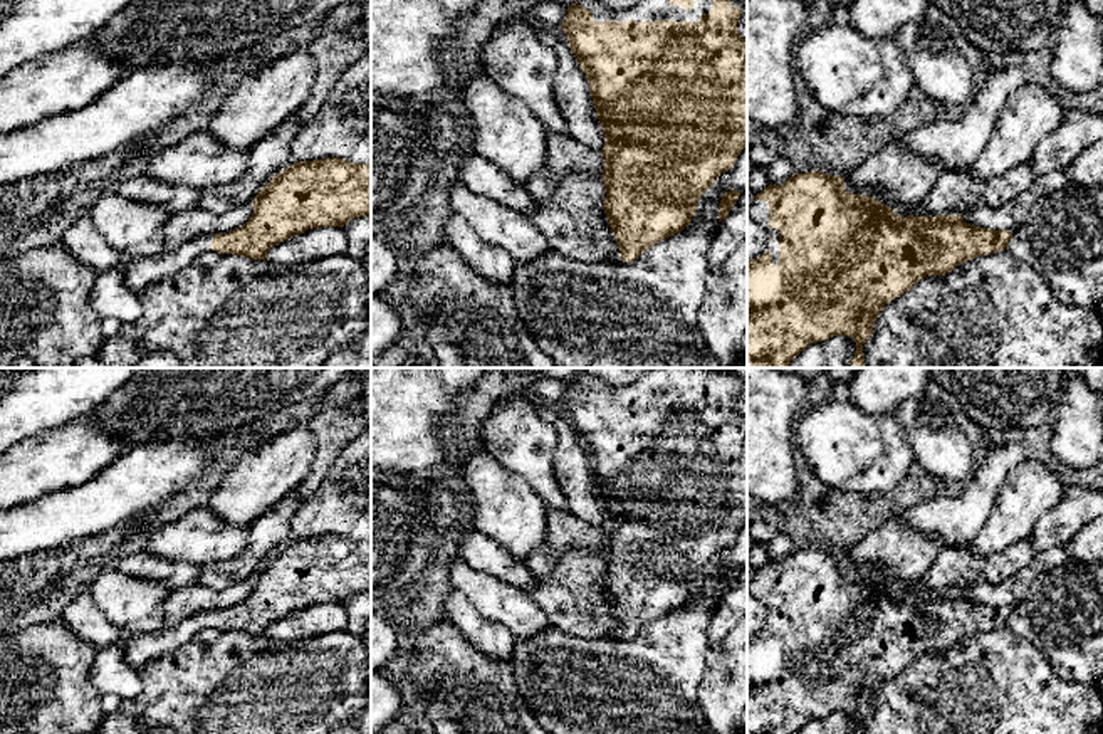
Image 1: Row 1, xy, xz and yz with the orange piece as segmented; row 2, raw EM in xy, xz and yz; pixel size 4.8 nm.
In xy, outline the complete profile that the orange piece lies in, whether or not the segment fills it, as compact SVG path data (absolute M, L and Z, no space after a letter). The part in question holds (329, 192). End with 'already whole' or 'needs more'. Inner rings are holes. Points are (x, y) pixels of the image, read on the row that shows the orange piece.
M341 158L297 161L275 175L252 202L254 213L242 227L223 233L201 233L173 252L134 257L124 264L124 282L133 294L146 286L176 275L205 252L243 255L265 260L270 247L319 227L344 227L356 217L371 215L371 166Z; needs more

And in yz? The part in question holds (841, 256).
M804 171L794 173L781 185L769 185L747 205L749 215L754 222L764 227L767 232L764 254L757 259L747 259L747 368L789 368L791 361L804 351L811 343L826 341L833 336L849 336L856 343L856 353L851 359L851 368L863 368L863 344L871 338L875 321L880 311L902 294L908 292L920 279L927 275L945 275L952 272L959 264L975 259L979 255L989 255L1007 249L1012 232L991 230L965 223L962 213L959 215L935 215L935 217L900 217L886 205L880 203L873 197L848 193L844 190L844 178L833 176L824 171Z; needs more

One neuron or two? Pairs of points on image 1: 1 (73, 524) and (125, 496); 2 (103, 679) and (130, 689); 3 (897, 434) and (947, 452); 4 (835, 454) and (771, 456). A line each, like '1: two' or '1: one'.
1: one
2: one
3: two
4: two

